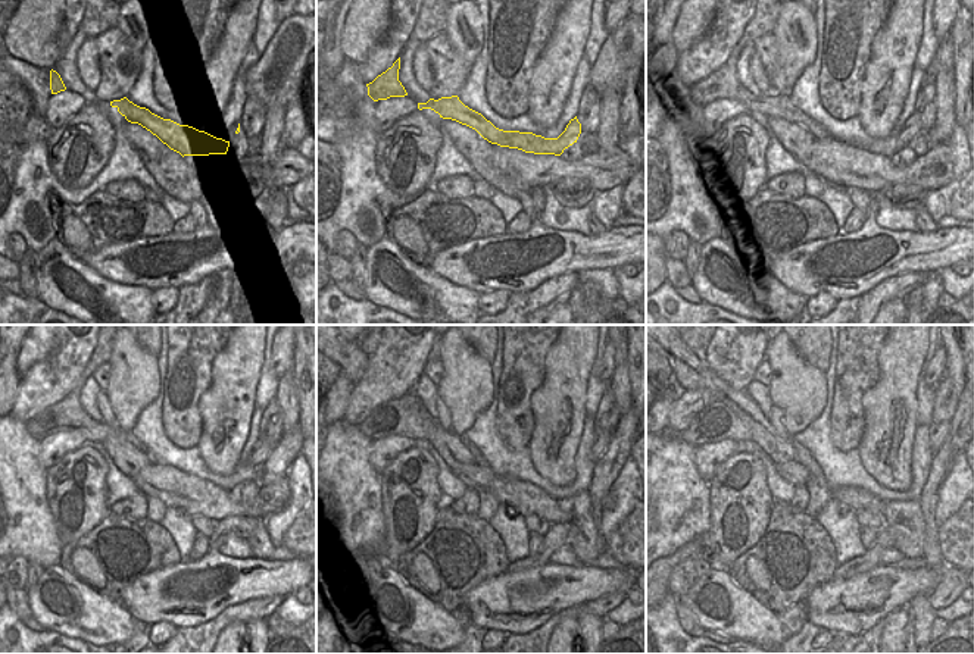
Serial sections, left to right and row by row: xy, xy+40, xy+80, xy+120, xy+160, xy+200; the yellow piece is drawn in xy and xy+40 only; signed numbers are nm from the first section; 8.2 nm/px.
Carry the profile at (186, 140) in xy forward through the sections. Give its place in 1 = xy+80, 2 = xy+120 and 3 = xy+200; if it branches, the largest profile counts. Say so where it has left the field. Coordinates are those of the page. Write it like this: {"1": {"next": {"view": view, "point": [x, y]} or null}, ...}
{"1": {"next": {"view": "xy+80", "point": [723, 84]}}, "2": {"next": {"view": "xy+120", "point": [66, 415]}}, "3": {"next": {"view": "xy+200", "point": [715, 422]}}}

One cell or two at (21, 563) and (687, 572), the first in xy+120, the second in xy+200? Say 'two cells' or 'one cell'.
one cell

